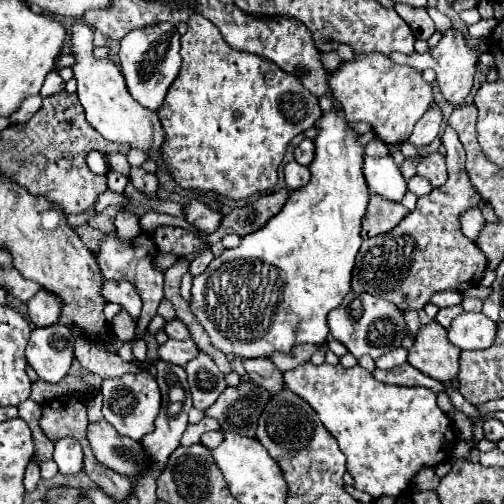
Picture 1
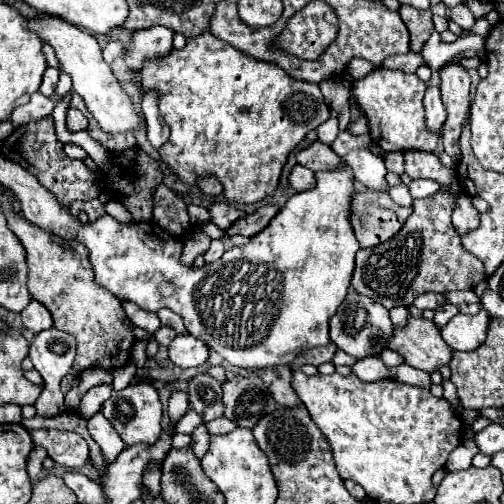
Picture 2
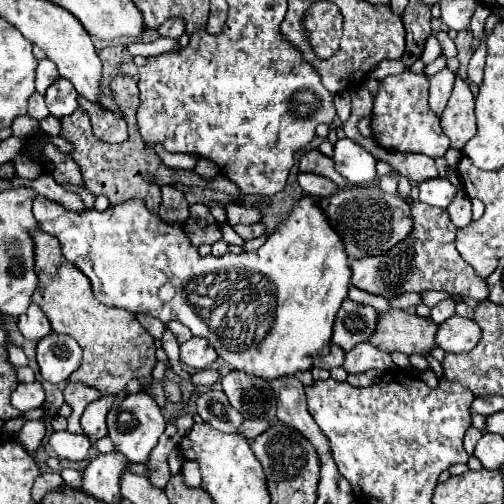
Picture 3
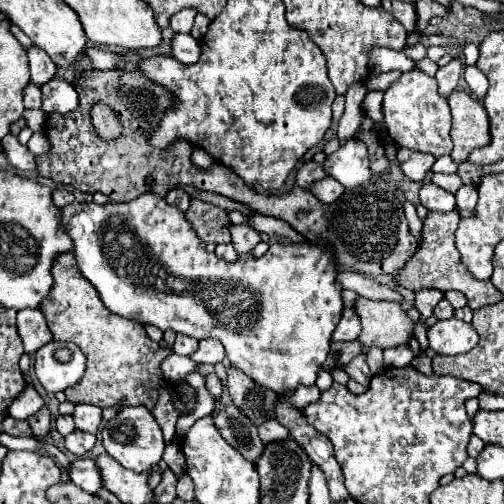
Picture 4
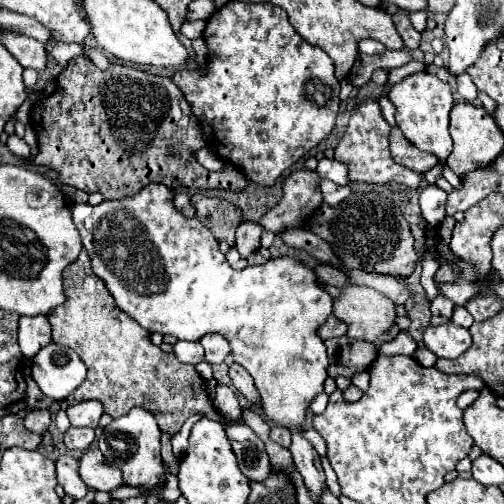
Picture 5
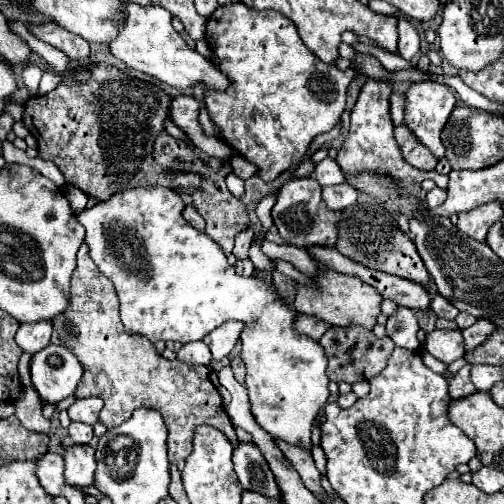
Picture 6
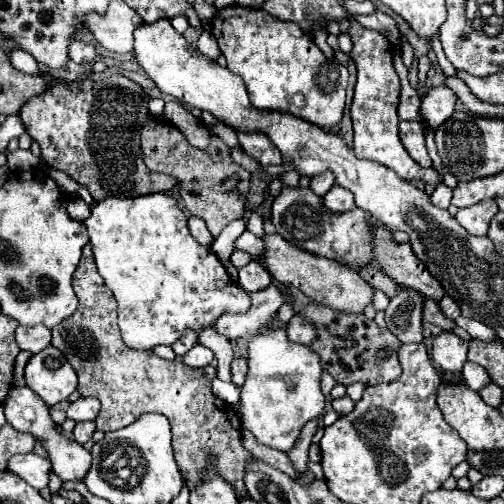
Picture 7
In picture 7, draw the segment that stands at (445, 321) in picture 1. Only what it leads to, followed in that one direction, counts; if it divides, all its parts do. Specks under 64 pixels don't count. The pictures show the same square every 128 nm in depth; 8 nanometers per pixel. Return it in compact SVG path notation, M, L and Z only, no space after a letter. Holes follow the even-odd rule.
M444 296L444 298L440 300L440 308L442 308L442 312L446 314L446 318L450 318L450 320L456 320L456 318L460 316L460 306L458 306L450 296Z

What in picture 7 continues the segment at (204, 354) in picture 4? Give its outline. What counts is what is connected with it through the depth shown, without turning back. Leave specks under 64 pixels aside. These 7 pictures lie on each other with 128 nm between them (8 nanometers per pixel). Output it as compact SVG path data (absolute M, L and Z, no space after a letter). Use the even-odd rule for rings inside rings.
M274 284L258 292L248 292L248 296L252 306L246 312L240 314L226 312L216 322L216 330L228 336L230 340L238 340L244 336L252 338L254 332L260 332L262 328L268 328L270 322L274 322L282 304L286 302L294 304L292 292L282 292Z

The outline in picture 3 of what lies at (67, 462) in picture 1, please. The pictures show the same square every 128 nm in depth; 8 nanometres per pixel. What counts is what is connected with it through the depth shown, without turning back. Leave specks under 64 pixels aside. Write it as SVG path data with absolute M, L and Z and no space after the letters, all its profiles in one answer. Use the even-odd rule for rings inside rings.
M54 432L50 438L52 450L66 460L78 462L86 458L90 448L90 438L86 434L72 434L72 432Z

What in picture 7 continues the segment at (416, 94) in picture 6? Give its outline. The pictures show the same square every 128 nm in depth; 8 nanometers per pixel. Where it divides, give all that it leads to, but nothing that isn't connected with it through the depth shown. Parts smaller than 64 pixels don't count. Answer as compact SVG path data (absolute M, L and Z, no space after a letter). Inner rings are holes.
M438 86L430 88L422 96L420 114L424 122L436 130L444 120L448 120L454 114L454 106L456 106L456 94L448 86Z

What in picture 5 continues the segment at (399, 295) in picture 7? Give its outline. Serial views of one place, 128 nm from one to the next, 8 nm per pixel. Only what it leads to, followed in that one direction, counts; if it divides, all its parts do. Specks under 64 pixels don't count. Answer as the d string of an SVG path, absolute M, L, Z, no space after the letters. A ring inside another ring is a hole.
M402 330L392 342L386 342L380 346L382 354L388 356L396 356L396 354L404 354L404 356L412 356L416 352L416 340L410 336L410 332Z

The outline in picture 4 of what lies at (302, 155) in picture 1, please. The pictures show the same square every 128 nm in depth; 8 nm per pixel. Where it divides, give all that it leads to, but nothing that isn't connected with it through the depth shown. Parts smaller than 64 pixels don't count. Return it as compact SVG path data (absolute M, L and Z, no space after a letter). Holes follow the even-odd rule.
M304 162L298 172L296 172L296 186L298 188L304 188L304 190L310 190L314 182L318 182L320 178L326 178L326 174L322 172L322 166L316 164L316 162Z

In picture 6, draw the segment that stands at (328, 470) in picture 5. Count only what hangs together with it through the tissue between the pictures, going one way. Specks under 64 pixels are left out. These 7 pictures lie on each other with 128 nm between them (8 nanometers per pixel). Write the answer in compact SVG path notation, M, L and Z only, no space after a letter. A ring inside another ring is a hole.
M313 446L311 450L315 466L321 474L326 474L326 455L320 446Z

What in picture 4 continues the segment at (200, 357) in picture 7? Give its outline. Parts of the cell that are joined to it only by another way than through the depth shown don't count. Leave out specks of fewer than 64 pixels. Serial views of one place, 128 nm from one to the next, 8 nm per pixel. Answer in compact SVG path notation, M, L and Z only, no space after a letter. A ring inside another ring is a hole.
M178 336L176 342L174 342L174 346L172 346L172 350L174 350L174 354L178 354L178 356L190 356L190 352L194 354L196 346L198 346L198 342L192 340L190 336Z

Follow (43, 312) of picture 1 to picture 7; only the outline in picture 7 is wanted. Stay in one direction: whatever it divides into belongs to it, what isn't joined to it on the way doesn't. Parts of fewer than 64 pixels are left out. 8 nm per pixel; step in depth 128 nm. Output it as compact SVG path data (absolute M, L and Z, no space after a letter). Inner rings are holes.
M18 326L16 328L16 344L20 346L20 350L38 354L50 346L50 330L44 326L34 326L34 328Z

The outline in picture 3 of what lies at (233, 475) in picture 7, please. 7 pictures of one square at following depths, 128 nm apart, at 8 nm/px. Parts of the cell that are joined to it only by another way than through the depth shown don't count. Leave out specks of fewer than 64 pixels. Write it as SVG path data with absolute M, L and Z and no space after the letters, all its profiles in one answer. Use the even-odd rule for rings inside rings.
M46 232L32 234L36 244L36 274L40 284L32 294L32 302L48 316L52 332L72 336L82 352L82 366L70 376L72 384L86 384L100 392L100 396L120 394L124 386L136 378L142 390L152 384L152 370L156 366L154 338L140 326L136 316L124 308L108 308L92 296L88 278L62 256L60 242Z

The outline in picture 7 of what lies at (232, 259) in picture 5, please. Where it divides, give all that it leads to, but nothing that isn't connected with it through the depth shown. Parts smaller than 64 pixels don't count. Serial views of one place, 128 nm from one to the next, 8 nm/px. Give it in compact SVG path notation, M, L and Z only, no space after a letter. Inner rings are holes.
M252 260L250 264L246 264L244 268L240 268L240 278L238 282L250 290L250 292L258 292L258 290L264 290L266 286L272 284L272 276L268 274L268 270L258 262L258 260Z

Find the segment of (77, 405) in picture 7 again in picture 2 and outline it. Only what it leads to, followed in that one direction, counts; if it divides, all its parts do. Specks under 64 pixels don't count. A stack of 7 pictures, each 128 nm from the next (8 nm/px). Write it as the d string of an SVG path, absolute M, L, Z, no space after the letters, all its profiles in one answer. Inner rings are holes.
M128 364L128 366L120 368L120 370L116 370L116 372L114 372L114 380L112 380L112 390L122 390L122 388L126 388L126 386L132 382L134 374L136 374L136 366L134 366L134 364ZM96 412L92 418L88 418L88 432L100 446L102 456L106 460L112 462L124 450L124 442L120 440L118 432L112 428L112 424L104 418L102 412Z

